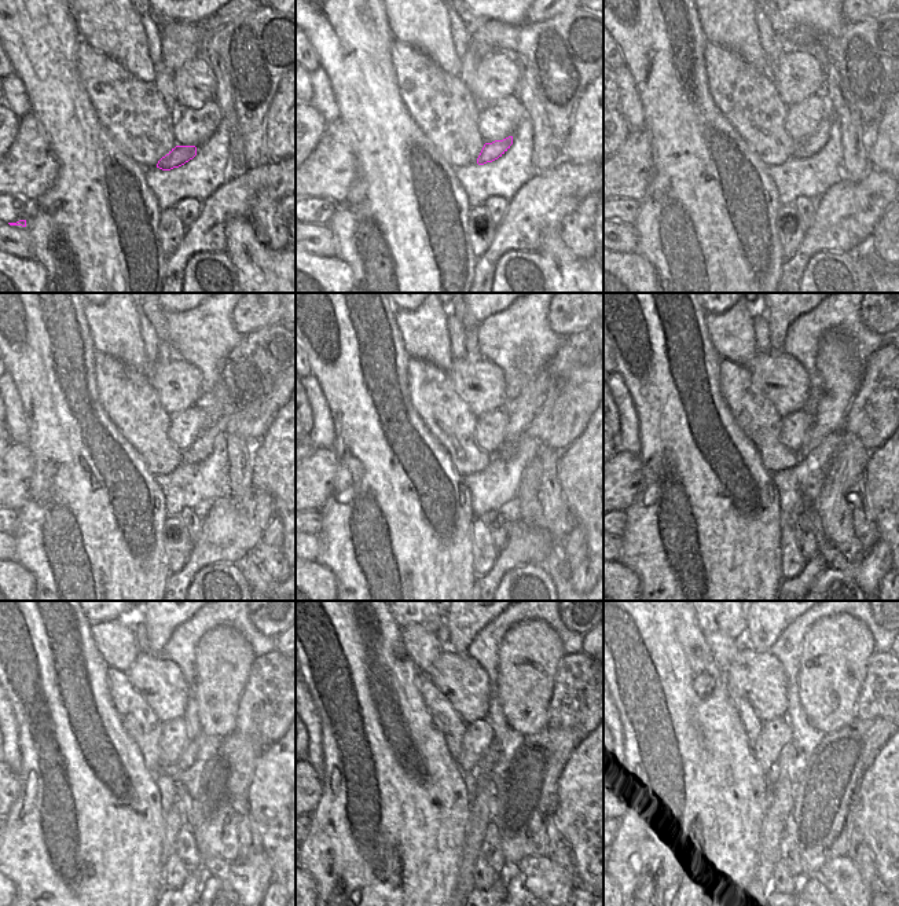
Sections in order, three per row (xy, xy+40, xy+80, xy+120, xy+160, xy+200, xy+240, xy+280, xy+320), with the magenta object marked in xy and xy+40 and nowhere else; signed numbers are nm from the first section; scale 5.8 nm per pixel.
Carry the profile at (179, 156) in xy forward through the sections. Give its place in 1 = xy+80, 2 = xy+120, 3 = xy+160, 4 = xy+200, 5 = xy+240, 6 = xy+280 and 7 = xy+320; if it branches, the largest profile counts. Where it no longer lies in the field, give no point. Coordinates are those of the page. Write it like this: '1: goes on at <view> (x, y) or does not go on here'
1: goes on at xy+80 (804, 149)
2: goes on at xy+120 (250, 422)
3: goes on at xy+160 (560, 421)
4: goes on at xy+200 (883, 398)
5: goes on at xy+240 (267, 708)
6: goes on at xy+280 (575, 704)
7: goes on at xy+320 (883, 694)

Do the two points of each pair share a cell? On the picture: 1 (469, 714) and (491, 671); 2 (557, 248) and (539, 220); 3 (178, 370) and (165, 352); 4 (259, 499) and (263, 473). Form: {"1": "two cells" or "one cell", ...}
{"1": "two cells", "2": "two cells", "3": "two cells", "4": "two cells"}

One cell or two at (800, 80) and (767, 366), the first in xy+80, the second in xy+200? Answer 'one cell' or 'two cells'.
one cell

